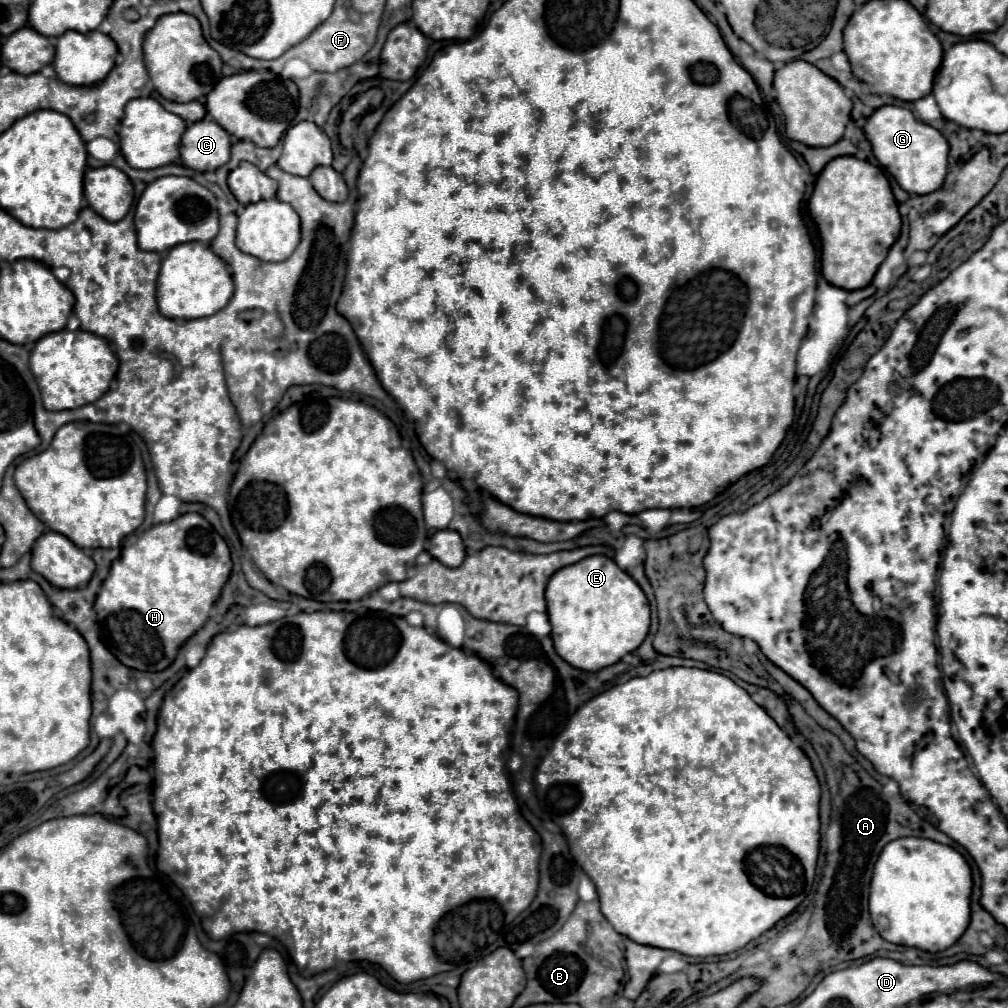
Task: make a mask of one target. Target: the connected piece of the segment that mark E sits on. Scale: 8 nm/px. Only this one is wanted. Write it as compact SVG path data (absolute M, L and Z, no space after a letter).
M587 556L577 564L569 564L557 570L547 584L545 600L547 600L547 616L553 628L551 638L557 654L573 668L581 668L585 672L597 672L601 668L619 662L625 654L639 648L639 644L645 640L649 632L651 610L643 590L607 556Z

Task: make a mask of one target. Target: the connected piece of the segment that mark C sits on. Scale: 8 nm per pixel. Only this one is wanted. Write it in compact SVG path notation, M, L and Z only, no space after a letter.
M211 118L187 126L181 140L181 162L187 168L205 172L229 162L229 134Z

